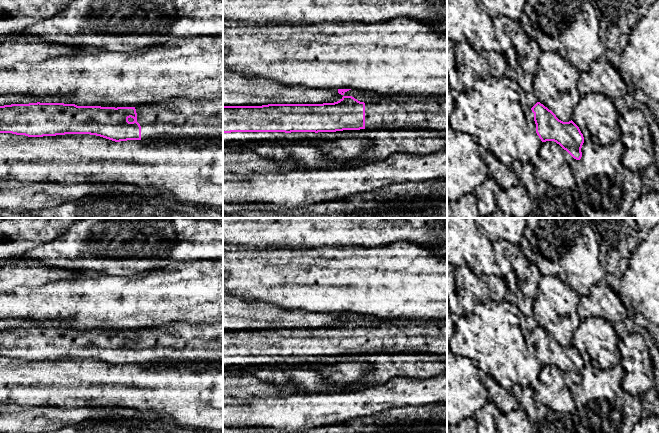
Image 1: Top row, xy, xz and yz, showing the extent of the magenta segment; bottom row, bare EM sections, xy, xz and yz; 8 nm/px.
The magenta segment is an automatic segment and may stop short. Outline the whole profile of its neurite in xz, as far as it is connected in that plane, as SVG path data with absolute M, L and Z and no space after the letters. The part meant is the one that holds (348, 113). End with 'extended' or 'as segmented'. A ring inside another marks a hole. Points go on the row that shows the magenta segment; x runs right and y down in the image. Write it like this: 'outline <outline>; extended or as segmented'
outline M391 95L373 102L360 102L343 96L334 103L268 104L262 106L223 106L223 133L231 132L336 132L343 130L419 129L447 131L447 95L418 98Z; extended

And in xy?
outline M171 98L163 104L117 108L40 102L4 105L0 106L0 133L28 137L90 134L115 142L157 138L174 141L193 138L223 139L223 98L199 101Z; extended

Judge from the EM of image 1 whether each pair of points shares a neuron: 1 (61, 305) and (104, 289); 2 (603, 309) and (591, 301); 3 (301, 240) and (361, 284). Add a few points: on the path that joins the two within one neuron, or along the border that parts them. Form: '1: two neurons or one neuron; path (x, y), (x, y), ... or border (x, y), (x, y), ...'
1: one neuron; path (72, 301), (93, 300)
2: one neuron; path (600, 306), (594, 304)
3: two neurons; border (335, 246), (288, 248)

